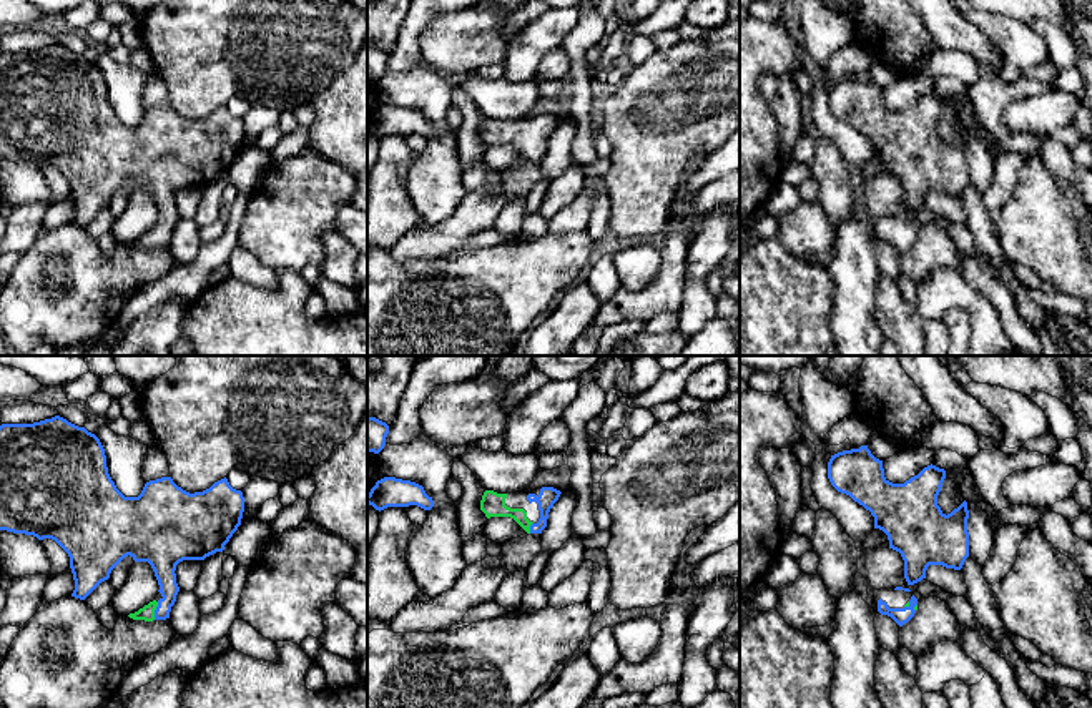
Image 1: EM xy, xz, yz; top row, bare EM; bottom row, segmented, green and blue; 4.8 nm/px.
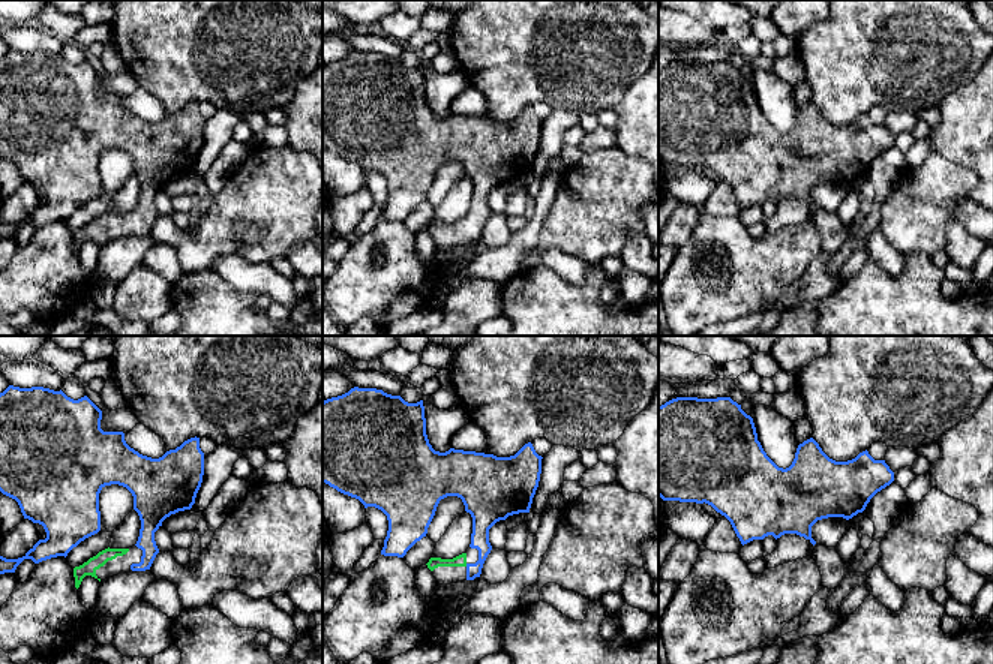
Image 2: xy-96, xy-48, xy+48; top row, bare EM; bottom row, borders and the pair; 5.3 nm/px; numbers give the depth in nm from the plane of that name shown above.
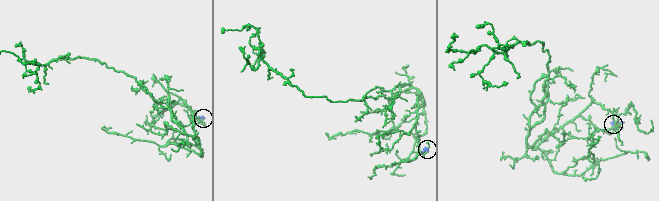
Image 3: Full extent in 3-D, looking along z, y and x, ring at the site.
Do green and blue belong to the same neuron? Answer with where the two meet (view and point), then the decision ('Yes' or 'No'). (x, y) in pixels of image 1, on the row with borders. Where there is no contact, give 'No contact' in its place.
Touches green at xy (155, 609). Yes

